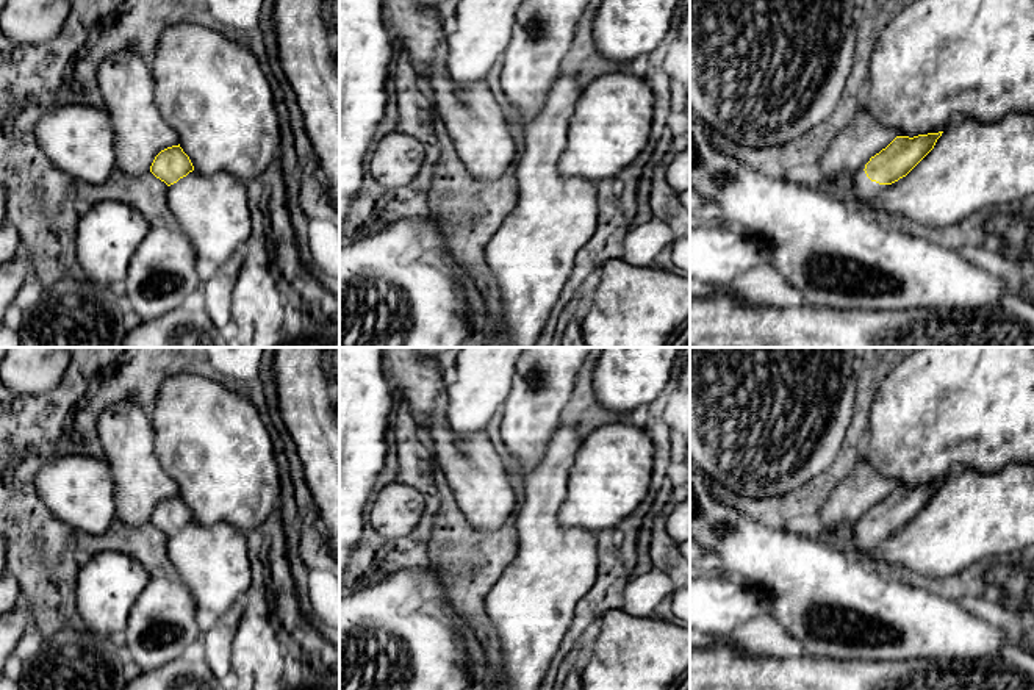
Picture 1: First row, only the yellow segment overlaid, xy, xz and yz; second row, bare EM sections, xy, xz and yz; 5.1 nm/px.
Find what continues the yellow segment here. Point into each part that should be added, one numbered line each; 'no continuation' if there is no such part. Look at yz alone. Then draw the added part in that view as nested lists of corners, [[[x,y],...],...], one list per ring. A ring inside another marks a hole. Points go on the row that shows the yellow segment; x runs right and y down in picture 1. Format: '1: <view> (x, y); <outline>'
1: yz (973, 166); [[[1011,111],[993,124],[973,117],[954,119],[934,149],[898,181],[879,185],[865,171],[857,171],[851,177],[823,177],[820,189],[846,191],[873,210],[928,228],[956,225],[976,211],[1034,202],[1034,113]]]

